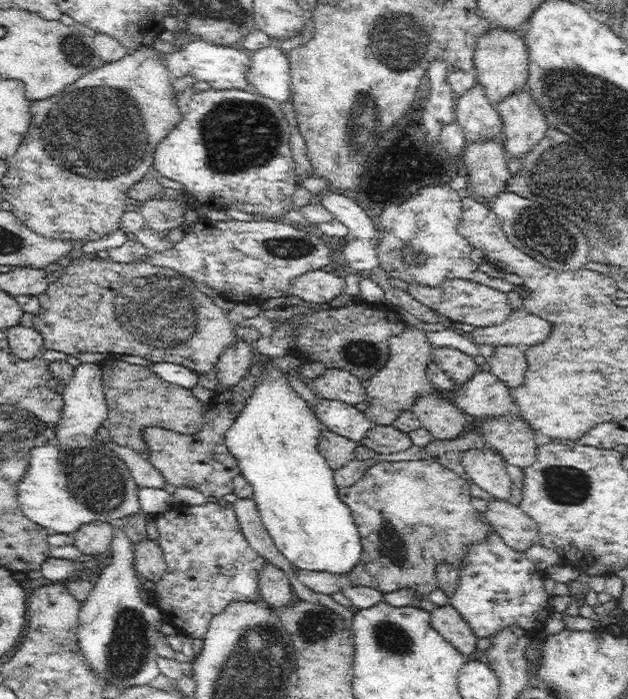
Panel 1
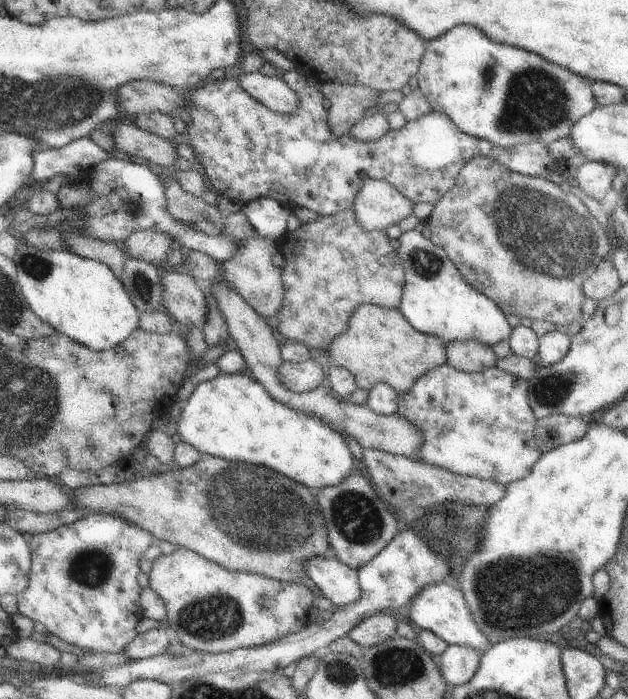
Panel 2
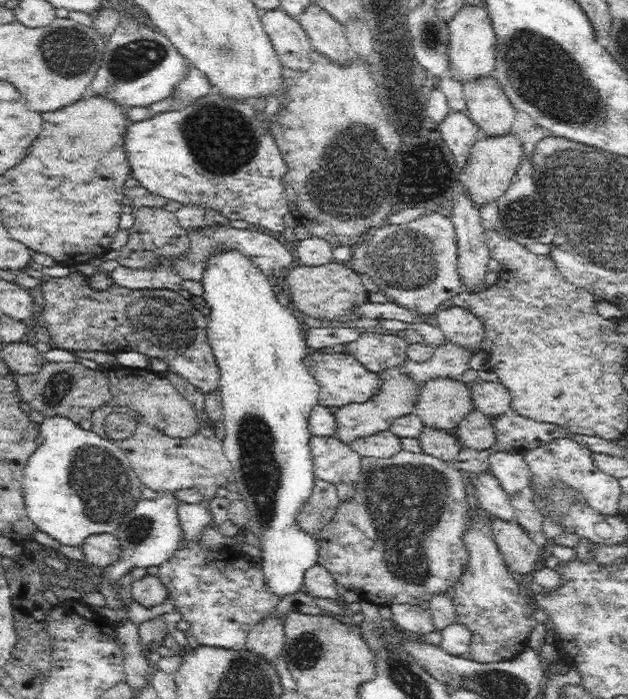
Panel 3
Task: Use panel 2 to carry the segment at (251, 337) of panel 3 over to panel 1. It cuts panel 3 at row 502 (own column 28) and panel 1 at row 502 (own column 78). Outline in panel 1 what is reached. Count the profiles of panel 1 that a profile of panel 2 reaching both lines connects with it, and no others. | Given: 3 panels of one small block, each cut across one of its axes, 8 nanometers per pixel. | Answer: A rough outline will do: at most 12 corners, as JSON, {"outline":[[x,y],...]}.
{"outline":[[271,358],[226,432],[296,569],[345,577],[362,545]]}

